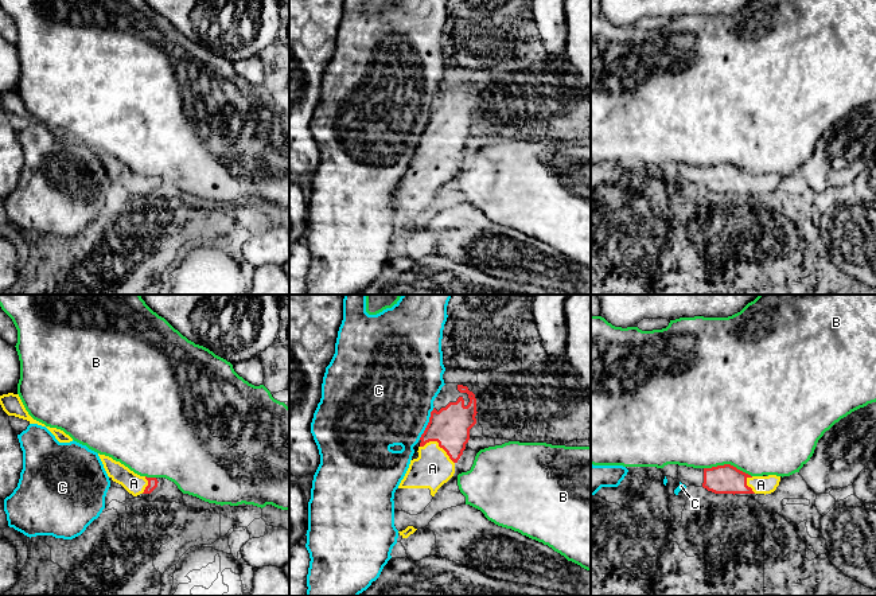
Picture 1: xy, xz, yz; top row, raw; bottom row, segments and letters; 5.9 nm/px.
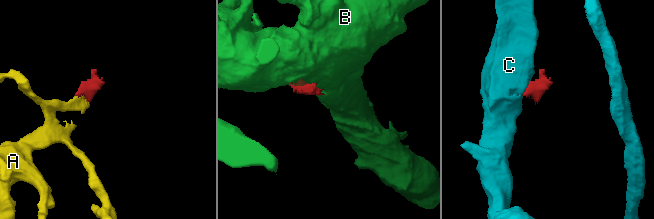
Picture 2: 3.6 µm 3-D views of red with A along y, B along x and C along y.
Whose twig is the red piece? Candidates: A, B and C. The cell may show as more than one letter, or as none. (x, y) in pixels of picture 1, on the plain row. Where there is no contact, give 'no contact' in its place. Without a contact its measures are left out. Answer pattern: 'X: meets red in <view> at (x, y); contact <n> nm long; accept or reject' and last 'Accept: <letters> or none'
A: meets red in xz at (439, 143); contact 240 nm long; accept
B: meets red in yz at (728, 163); contact 300 nm long; reject
C: meets red in xz at (428, 121); contact 220 nm long; reject
Accept: A

